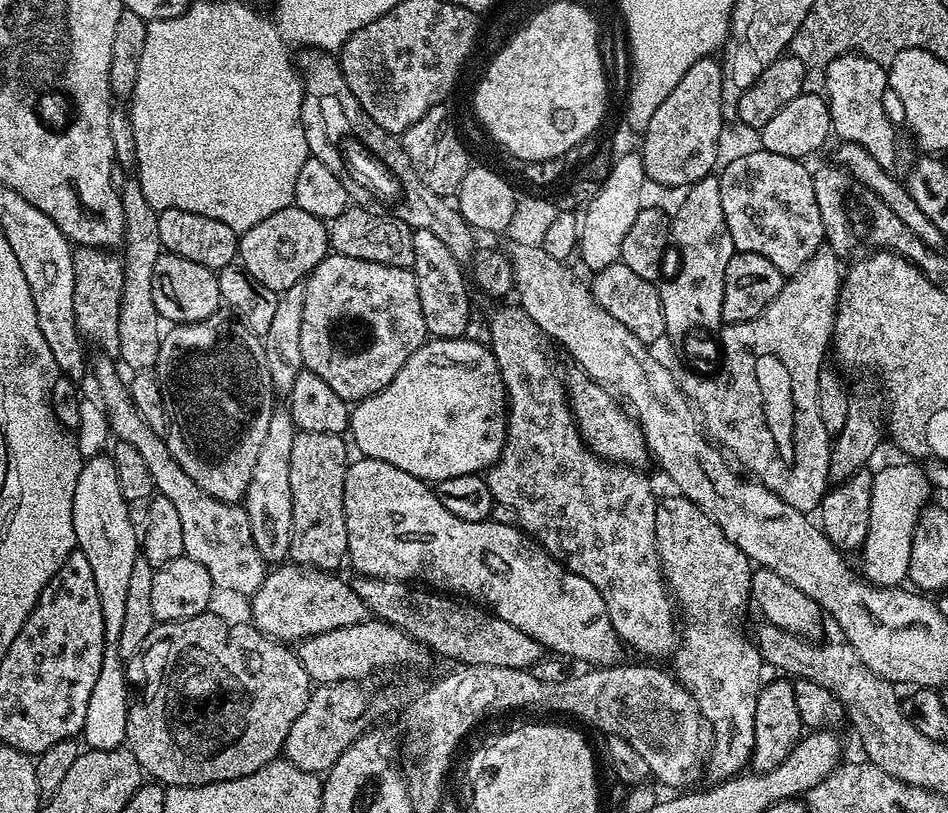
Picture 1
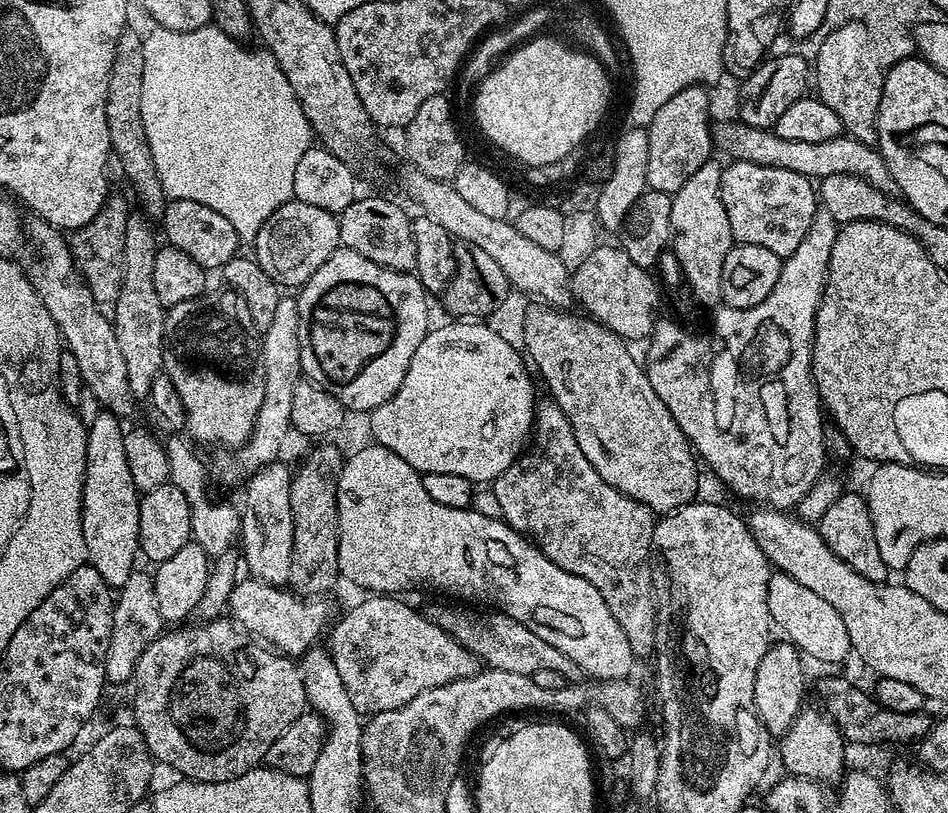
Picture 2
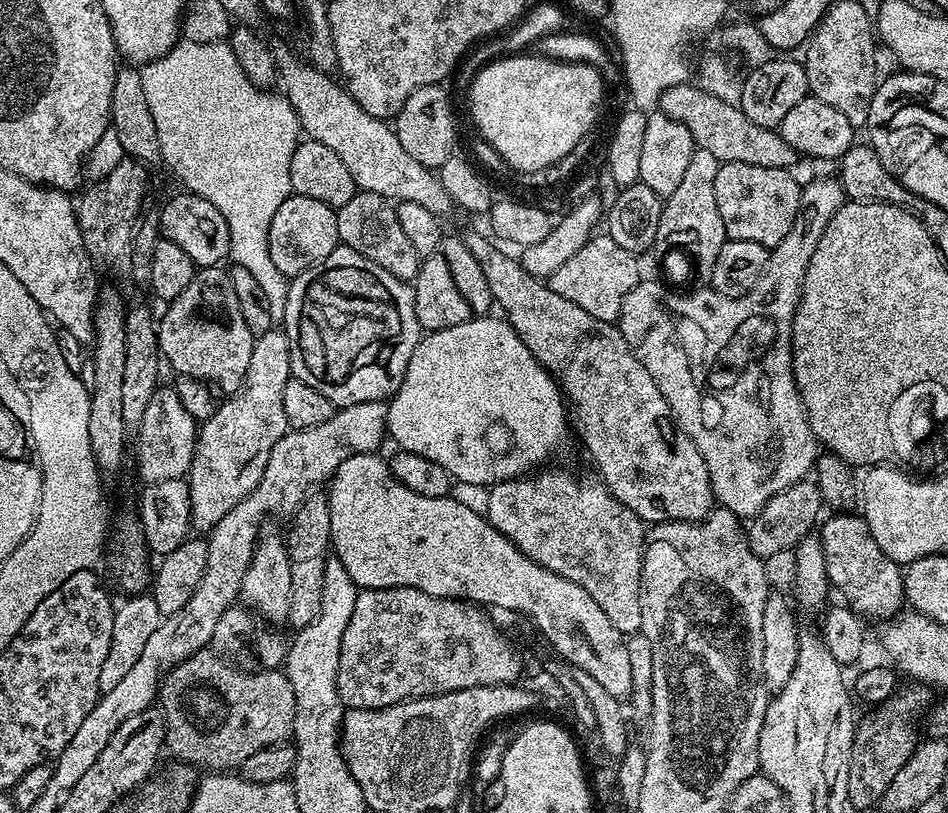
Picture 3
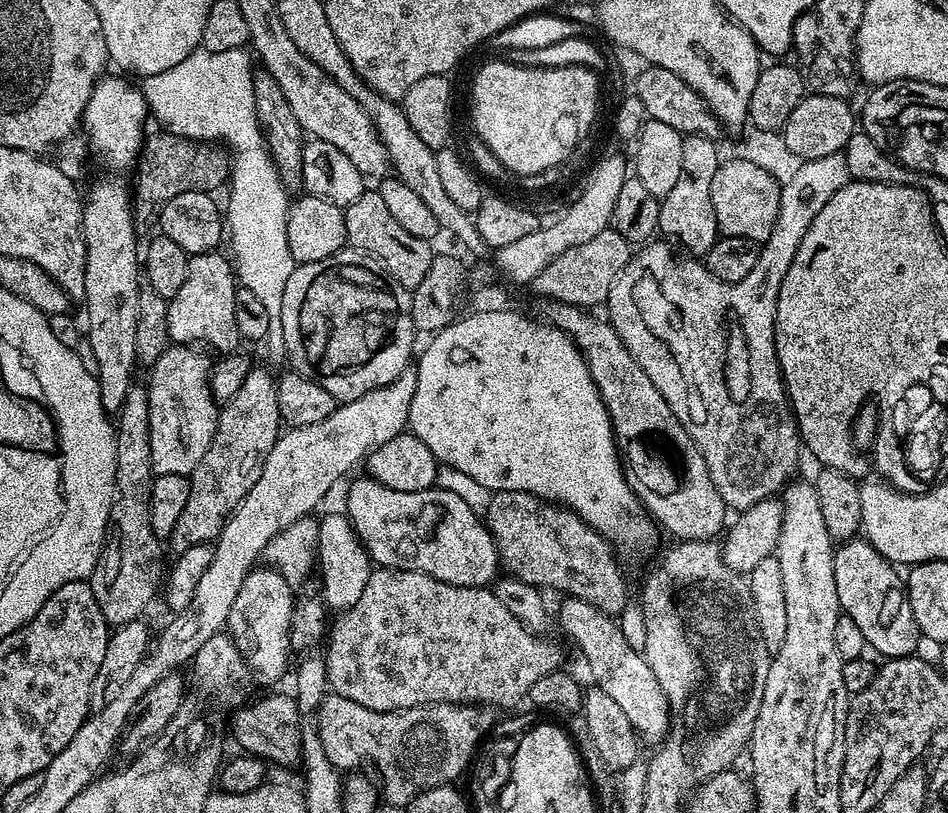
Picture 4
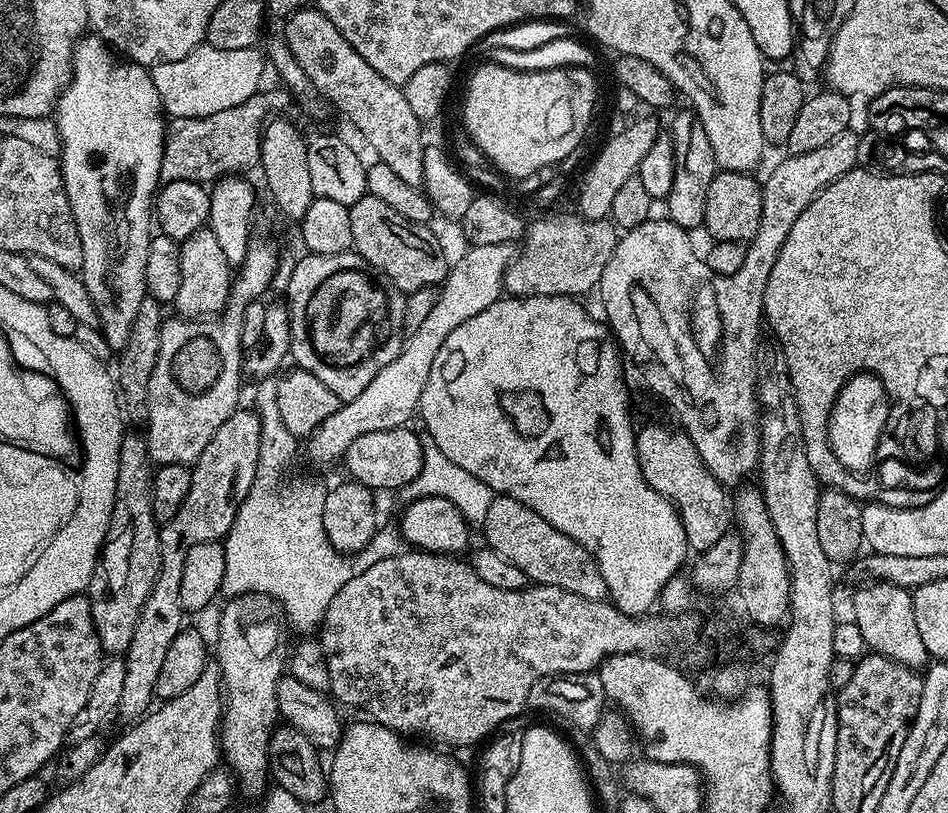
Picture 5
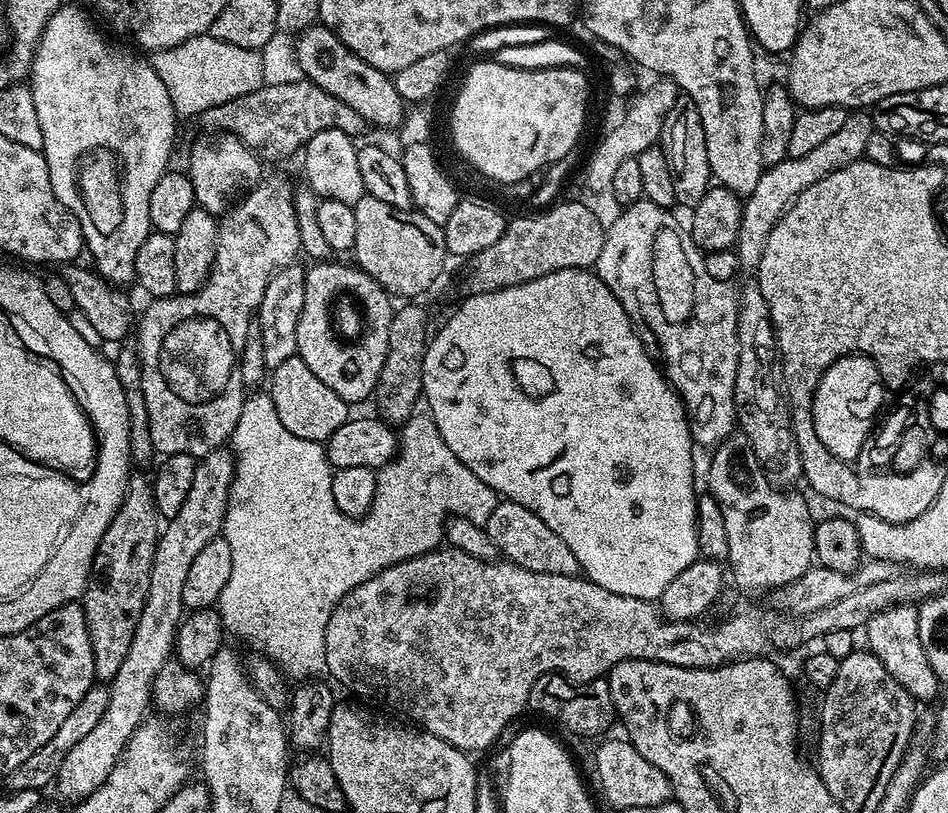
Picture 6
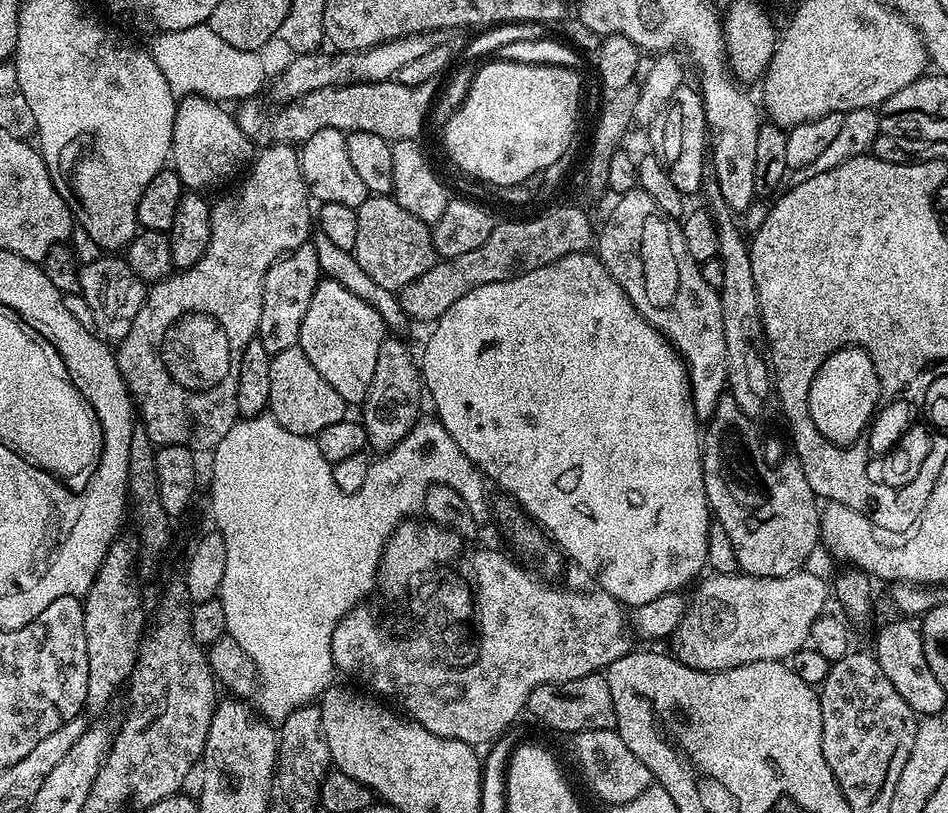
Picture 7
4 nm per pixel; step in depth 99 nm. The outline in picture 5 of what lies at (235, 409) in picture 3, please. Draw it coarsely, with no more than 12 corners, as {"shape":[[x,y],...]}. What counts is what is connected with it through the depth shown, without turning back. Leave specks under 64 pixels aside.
{"shape":[[237,407],[160,528],[158,578],[122,659],[116,711],[153,707],[182,631],[182,566],[223,541],[258,470],[262,426]]}

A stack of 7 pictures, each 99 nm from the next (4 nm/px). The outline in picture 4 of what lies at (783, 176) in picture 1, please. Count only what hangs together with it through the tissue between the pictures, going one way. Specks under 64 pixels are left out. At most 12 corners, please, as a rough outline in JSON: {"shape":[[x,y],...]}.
{"shape":[[743,158],[714,174],[720,236],[763,245],[782,184]]}

